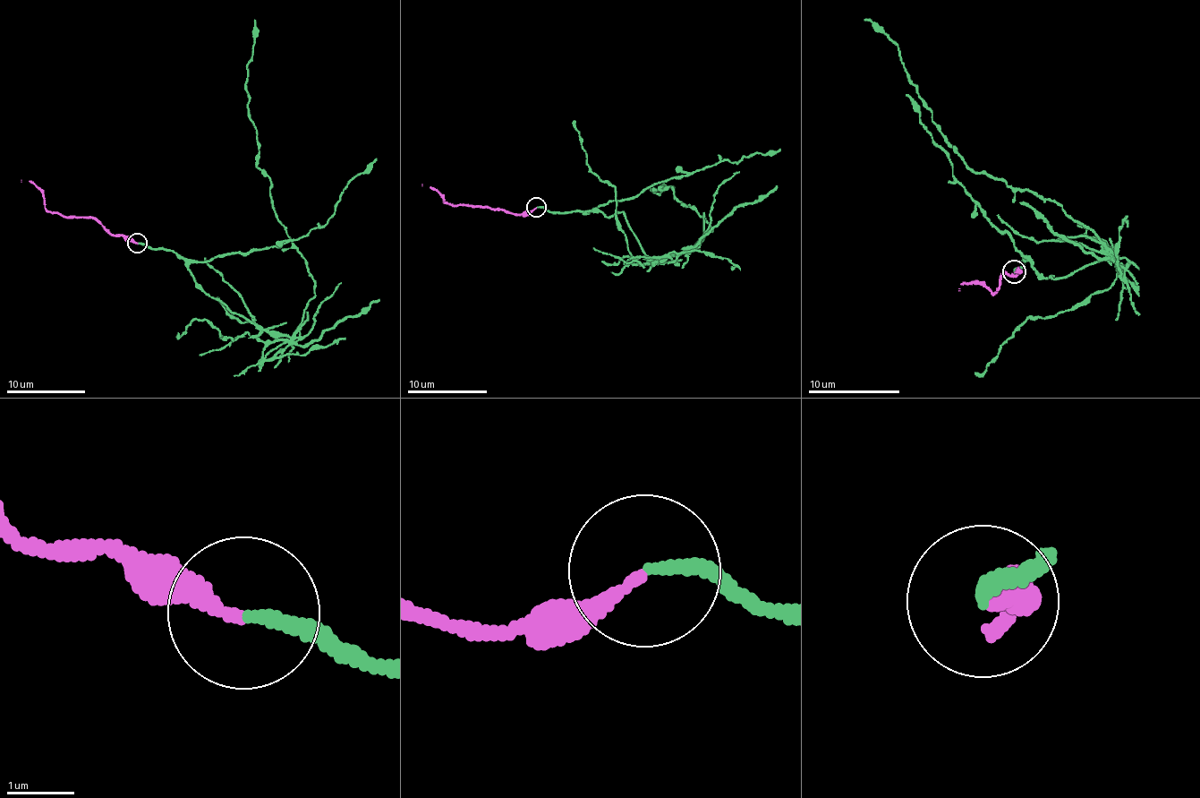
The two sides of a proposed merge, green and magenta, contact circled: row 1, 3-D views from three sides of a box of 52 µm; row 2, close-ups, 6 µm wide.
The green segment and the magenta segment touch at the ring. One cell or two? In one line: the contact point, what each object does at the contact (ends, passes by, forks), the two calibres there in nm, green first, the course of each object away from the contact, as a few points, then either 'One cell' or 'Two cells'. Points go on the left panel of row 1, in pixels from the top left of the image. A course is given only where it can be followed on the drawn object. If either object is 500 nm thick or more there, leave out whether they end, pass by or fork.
Place: (137, 243). At the ring green ends. At the ring magenta ends. Thickness 190 nm (green) against 190 nm. Course of green: (137, 243), (176, 252), (205, 293), (262, 330), (302, 323), (314, 281), (276, 218), (247, 105), (253, 20). Course of magenta: (137, 243), (121, 235), (113, 235), (95, 218), (51, 213), (45, 207), (43, 193), (32, 183), (21, 182). Two cells

